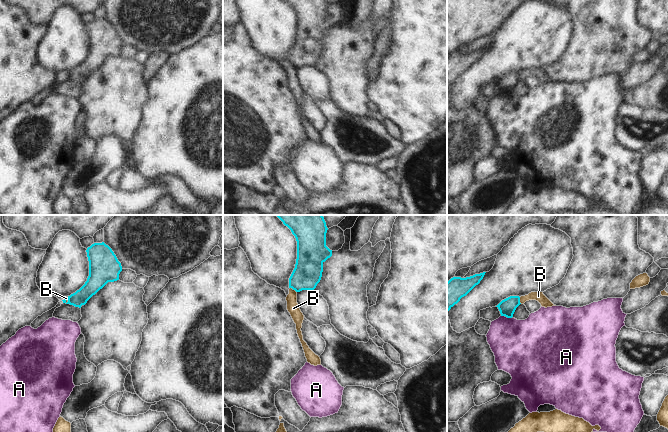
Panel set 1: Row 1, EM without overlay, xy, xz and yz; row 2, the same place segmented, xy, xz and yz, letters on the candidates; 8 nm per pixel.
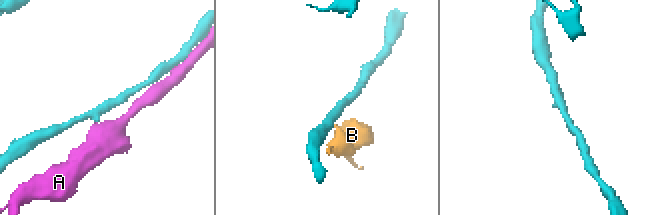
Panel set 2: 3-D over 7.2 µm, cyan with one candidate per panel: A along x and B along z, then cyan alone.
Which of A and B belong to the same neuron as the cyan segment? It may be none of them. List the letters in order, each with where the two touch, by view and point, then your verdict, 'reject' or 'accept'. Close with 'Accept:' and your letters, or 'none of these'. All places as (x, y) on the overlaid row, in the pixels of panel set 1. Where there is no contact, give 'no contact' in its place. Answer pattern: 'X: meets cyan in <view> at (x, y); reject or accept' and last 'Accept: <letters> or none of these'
A: meets cyan in yz at (506, 316); reject
B: meets cyan in xz at (293, 289); reject
Accept: none of these

